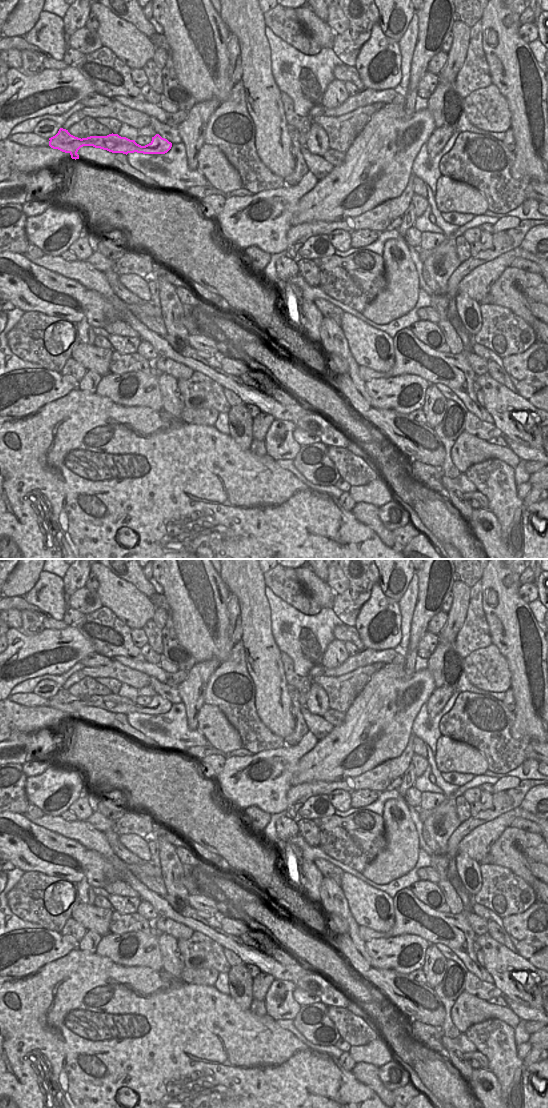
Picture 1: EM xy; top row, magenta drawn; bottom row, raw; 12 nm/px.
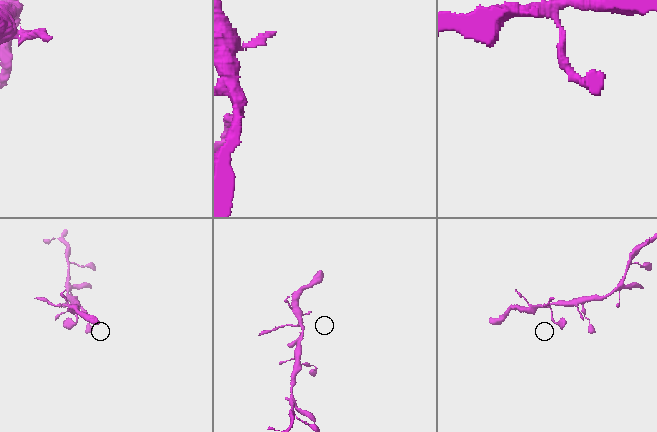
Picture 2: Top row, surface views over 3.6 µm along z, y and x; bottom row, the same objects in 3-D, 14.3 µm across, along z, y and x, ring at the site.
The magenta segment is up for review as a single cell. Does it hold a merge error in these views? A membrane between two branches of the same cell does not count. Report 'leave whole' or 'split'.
split

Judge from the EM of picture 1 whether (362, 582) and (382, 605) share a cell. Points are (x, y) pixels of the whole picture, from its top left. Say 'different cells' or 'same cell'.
different cells

